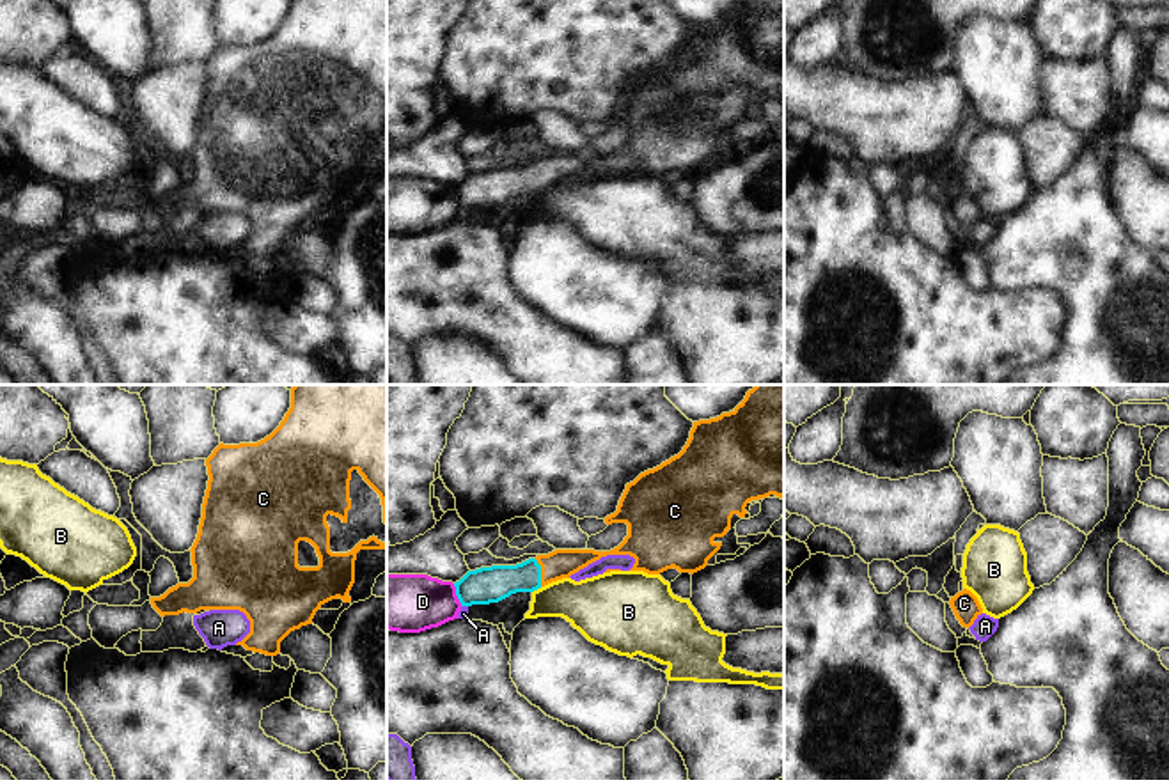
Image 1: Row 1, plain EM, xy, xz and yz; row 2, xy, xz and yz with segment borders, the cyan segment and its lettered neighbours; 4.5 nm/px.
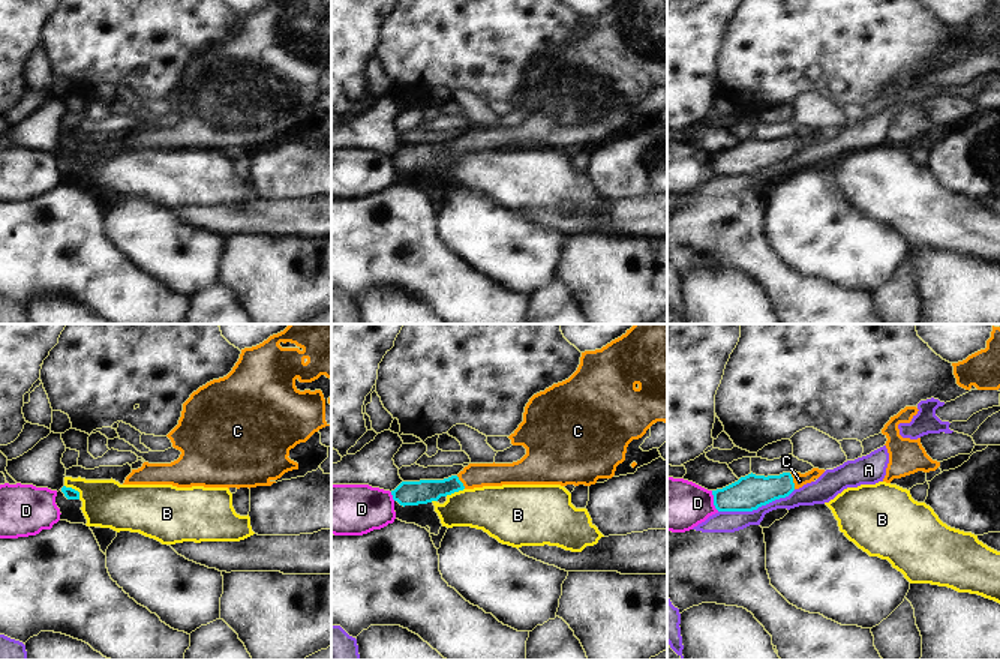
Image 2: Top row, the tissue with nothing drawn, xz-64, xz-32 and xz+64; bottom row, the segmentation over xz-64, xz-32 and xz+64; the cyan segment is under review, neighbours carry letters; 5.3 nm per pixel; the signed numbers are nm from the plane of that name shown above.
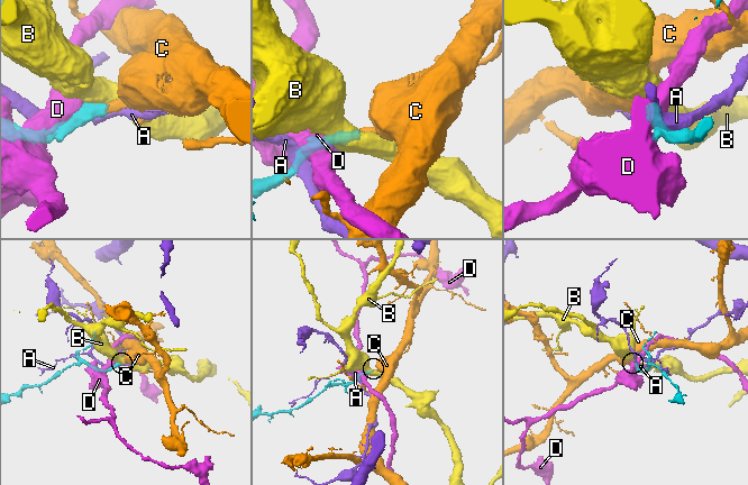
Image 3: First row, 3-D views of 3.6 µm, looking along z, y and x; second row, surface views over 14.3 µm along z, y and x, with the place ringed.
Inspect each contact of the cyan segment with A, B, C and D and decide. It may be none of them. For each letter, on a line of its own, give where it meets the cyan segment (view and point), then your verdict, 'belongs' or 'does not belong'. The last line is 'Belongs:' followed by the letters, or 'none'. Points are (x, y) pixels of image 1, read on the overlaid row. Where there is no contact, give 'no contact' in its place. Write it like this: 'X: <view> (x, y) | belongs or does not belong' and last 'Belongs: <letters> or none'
A: xz (465, 605) | does not belong
B: xz (536, 589) | does not belong
C: xz (540, 573) | belongs
D: xz (456, 594) | does not belong
Belongs: C

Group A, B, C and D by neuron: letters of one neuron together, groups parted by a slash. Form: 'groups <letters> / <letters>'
groups A / B / C / D

